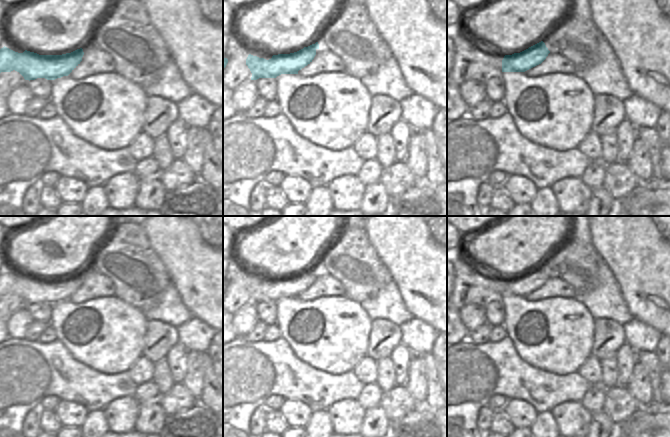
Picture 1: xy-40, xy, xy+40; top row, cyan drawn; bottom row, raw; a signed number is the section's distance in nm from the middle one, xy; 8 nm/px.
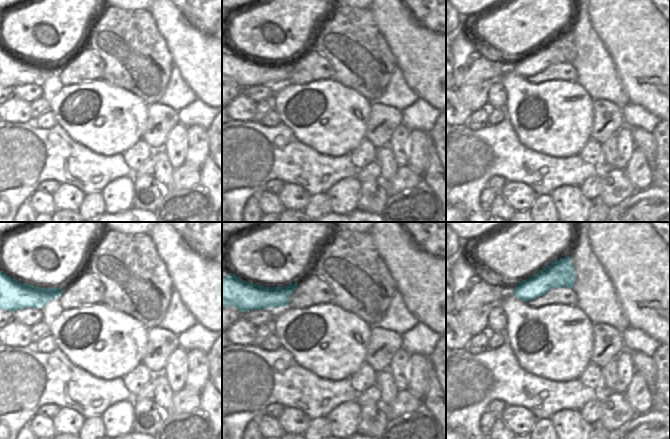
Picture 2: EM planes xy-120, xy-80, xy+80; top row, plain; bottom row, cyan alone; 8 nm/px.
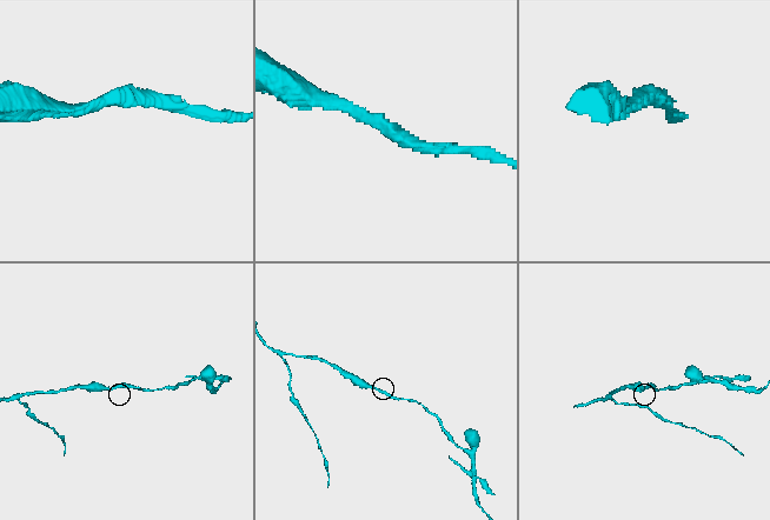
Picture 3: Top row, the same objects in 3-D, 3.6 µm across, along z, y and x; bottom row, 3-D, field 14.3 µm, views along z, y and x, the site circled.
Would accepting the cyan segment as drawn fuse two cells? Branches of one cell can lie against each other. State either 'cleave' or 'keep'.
keep

